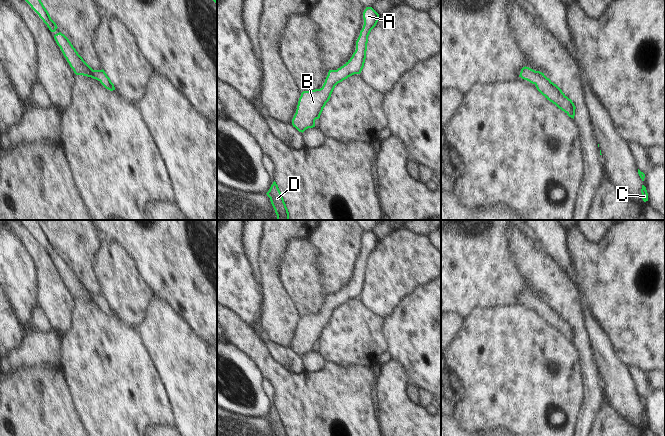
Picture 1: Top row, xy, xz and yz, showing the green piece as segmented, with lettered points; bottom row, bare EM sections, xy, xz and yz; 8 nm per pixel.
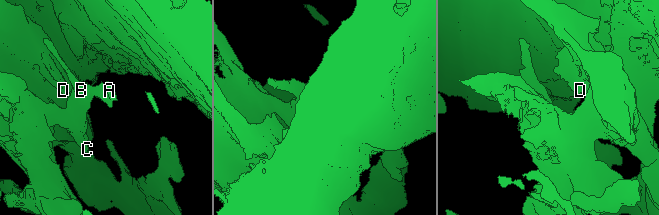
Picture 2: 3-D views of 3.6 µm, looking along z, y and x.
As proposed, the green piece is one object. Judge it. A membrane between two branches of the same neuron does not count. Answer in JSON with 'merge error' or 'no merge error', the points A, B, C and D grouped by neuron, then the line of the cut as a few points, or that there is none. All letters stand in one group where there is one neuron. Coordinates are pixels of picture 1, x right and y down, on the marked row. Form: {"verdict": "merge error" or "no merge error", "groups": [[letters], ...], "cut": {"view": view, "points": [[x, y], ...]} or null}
{"verdict": "no merge error", "groups": [["A", "B", "C", "D"]], "cut": null}

